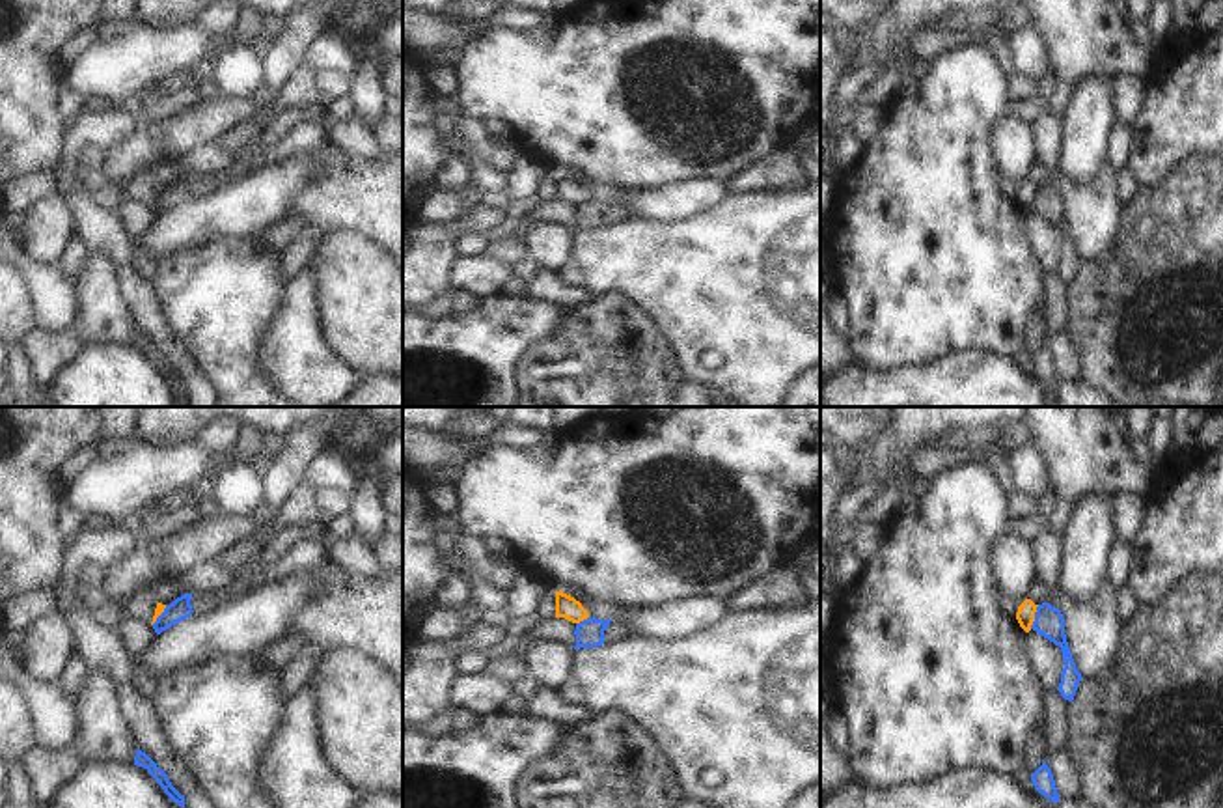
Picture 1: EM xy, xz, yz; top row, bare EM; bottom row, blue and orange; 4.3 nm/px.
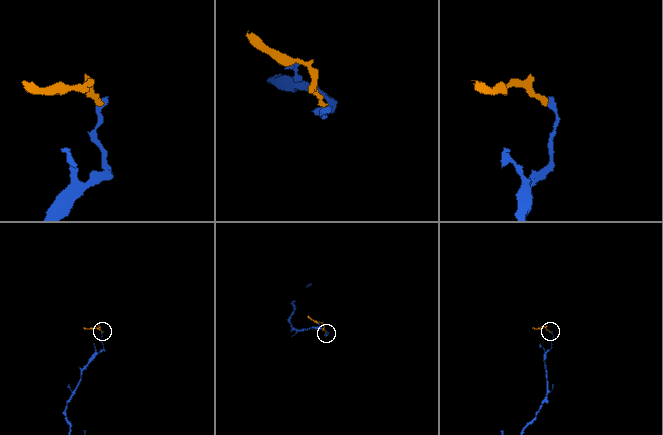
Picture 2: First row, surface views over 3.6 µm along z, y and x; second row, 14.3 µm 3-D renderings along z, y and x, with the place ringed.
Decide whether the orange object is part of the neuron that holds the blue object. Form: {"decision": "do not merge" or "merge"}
{"decision": "do not merge"}

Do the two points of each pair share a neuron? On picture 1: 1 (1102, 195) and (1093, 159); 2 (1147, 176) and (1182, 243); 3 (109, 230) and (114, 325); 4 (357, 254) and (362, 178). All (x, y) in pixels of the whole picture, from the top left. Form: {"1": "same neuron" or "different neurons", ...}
{"1": "different neurons", "2": "different neurons", "3": "different neurons", "4": "different neurons"}

